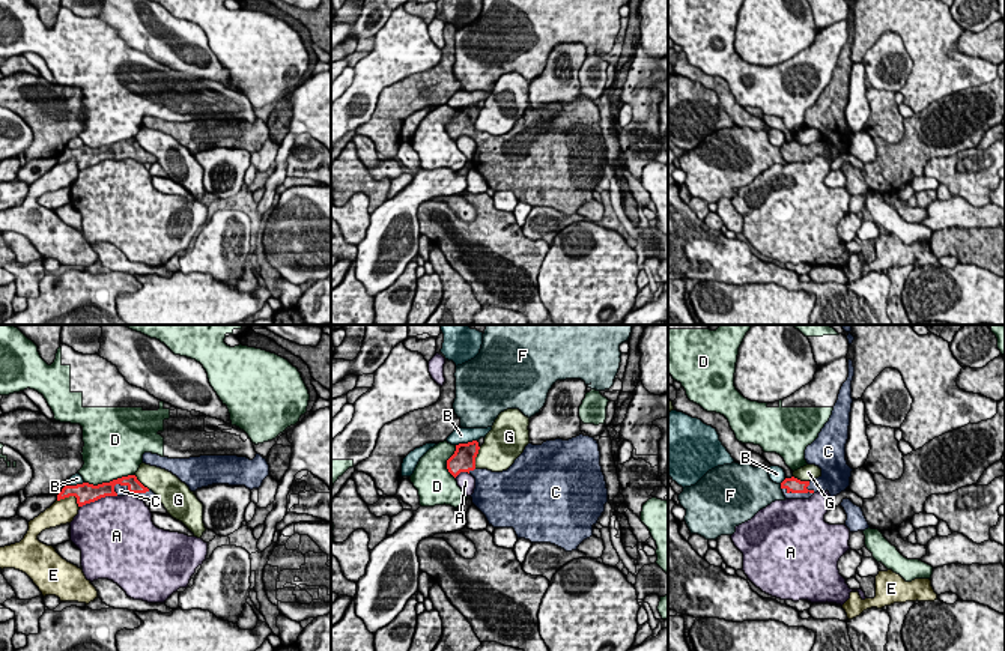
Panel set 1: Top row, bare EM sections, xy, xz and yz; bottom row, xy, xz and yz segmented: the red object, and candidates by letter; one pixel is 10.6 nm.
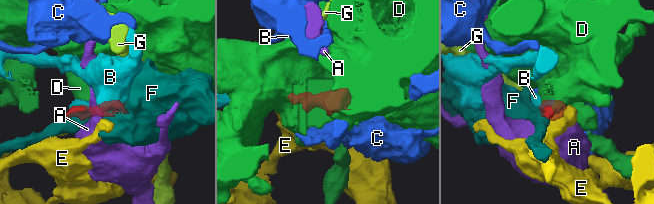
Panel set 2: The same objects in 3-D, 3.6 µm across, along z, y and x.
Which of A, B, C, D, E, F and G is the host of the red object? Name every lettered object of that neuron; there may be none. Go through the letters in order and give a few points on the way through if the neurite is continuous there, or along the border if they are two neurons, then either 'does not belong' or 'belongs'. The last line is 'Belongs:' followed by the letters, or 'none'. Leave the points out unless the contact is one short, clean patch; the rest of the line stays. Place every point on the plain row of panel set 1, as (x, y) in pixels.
A: does not belong
B: does not belong
C: belongs
D: does not belong
E: border xy (57, 164), (74, 160), (78, 170); does not belong
F: does not belong
G: border xz (480, 110), (474, 131); does not belong
Belongs: C

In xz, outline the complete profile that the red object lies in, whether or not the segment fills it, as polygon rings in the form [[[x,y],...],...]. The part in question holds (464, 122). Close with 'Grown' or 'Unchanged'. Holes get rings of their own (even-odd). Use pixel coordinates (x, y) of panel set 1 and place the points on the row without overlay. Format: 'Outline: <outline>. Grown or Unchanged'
Outline: [[[594,101],[528,107],[502,135],[477,132],[478,113],[477,104],[456,108],[447,132],[454,141],[460,135],[475,141],[472,167],[489,188],[513,191],[518,201],[551,206],[566,215],[593,198],[608,165]]]. Grown

